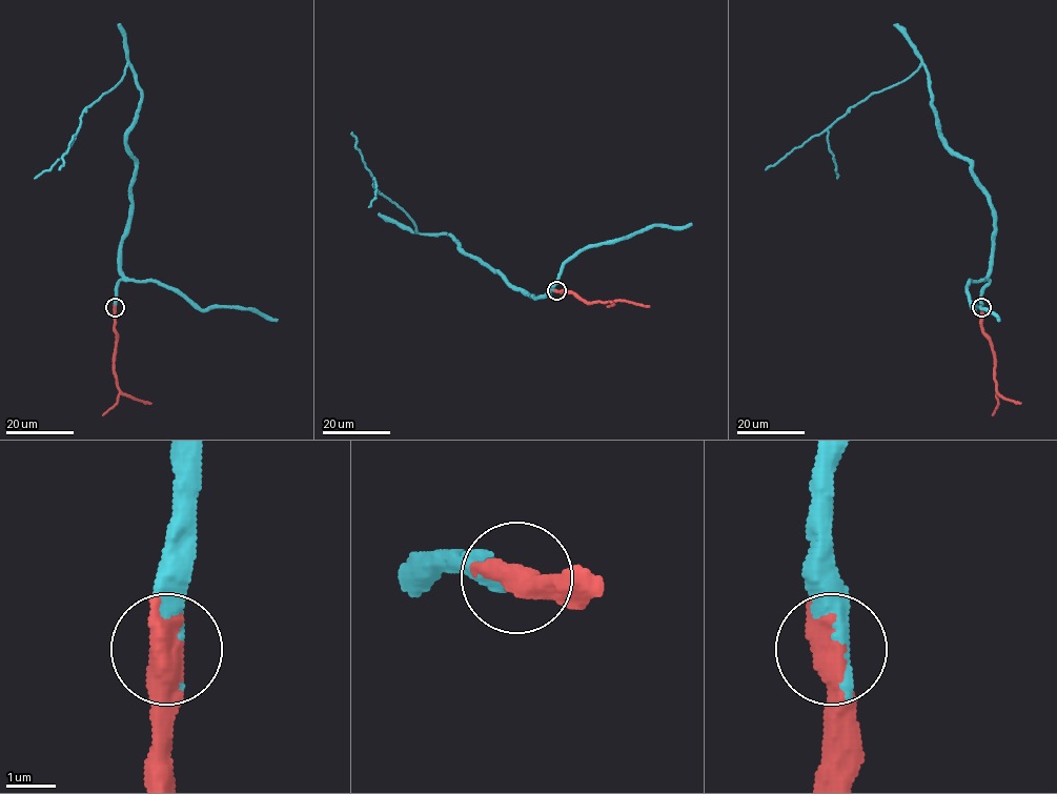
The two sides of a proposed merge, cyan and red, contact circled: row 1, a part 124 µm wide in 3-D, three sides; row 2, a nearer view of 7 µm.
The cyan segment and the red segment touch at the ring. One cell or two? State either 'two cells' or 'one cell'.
one cell

